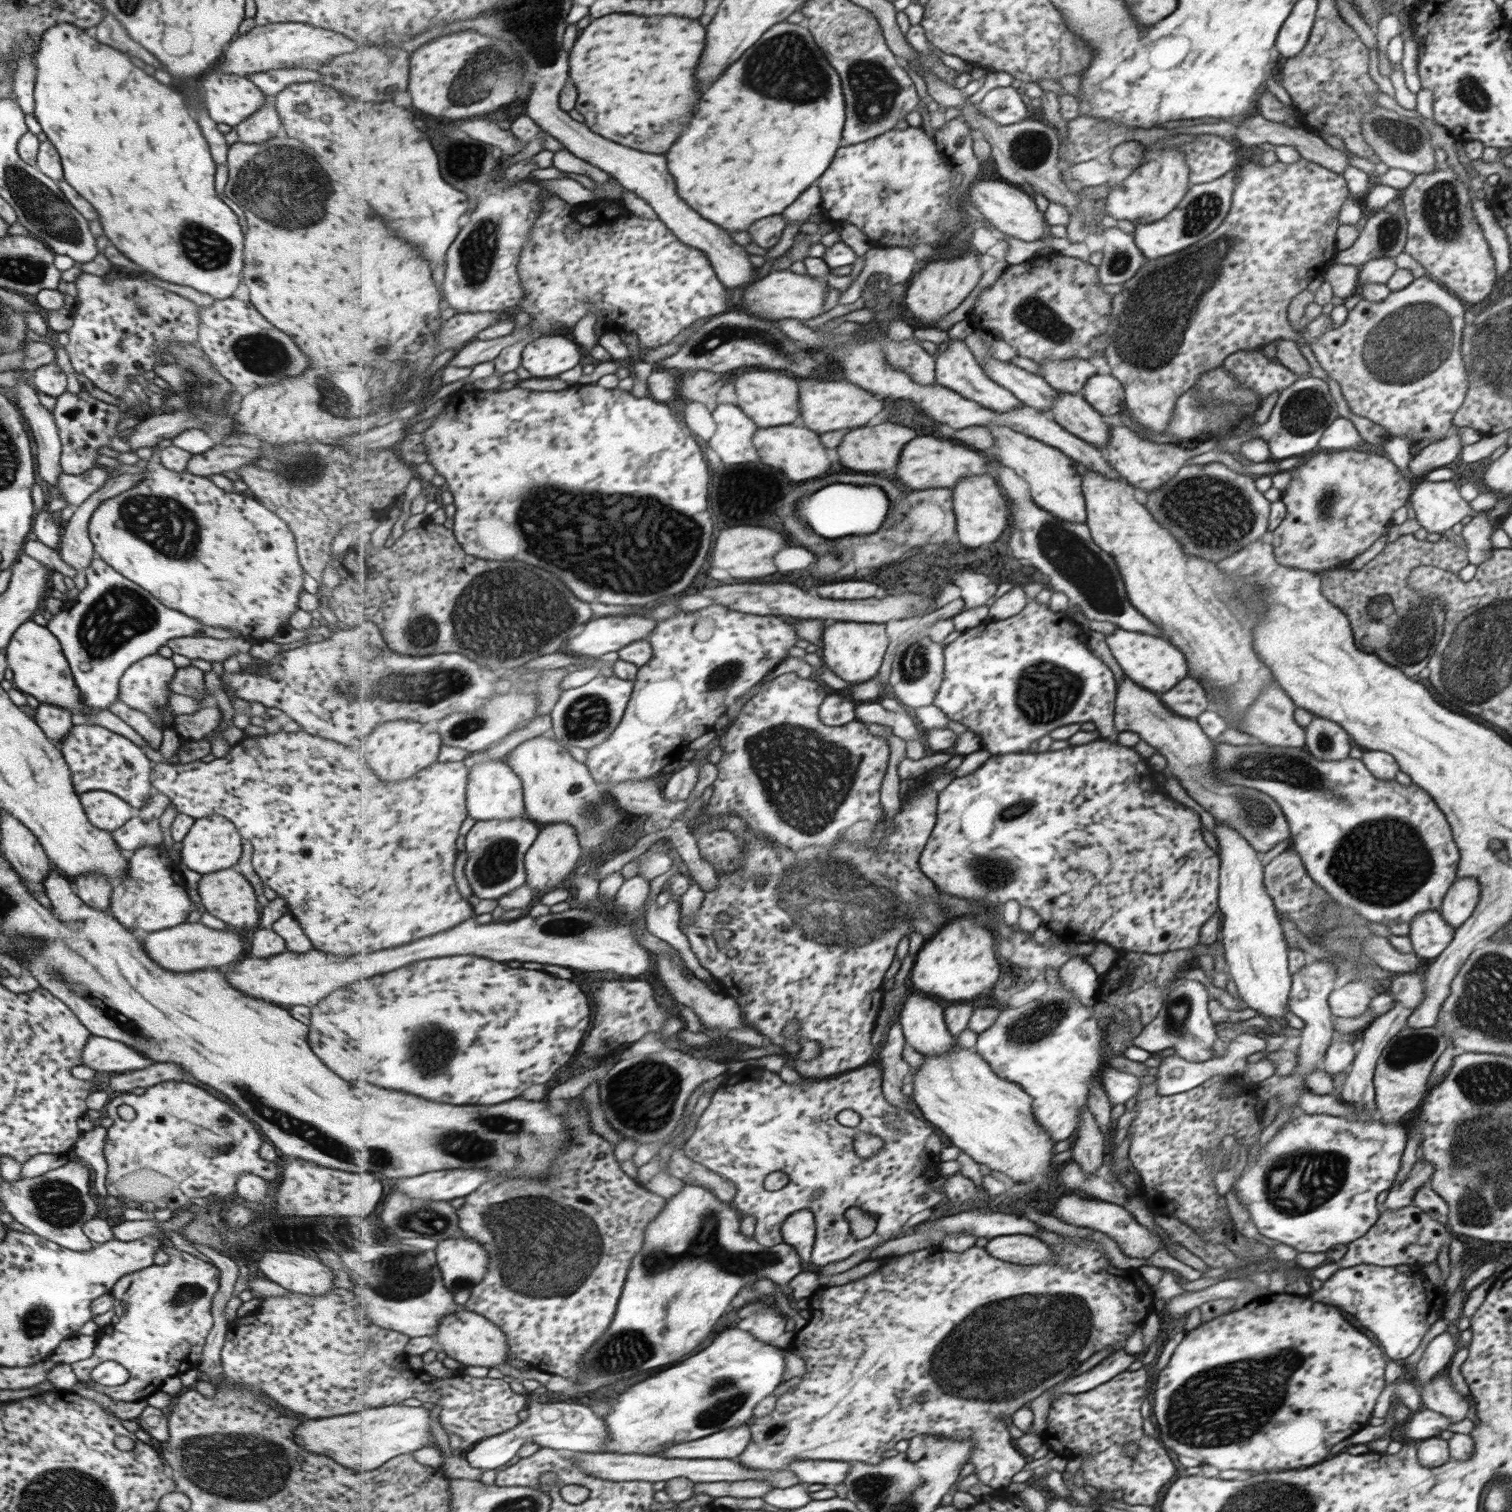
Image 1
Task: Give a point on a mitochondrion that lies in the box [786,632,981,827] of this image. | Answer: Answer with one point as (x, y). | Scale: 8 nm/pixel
(914, 663)

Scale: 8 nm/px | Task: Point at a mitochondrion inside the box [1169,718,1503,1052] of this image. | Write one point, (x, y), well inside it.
(1382, 863)

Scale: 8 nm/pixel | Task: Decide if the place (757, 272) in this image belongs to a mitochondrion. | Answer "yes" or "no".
no

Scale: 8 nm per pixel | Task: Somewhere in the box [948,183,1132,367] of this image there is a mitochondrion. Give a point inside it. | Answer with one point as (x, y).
(1035, 314)

